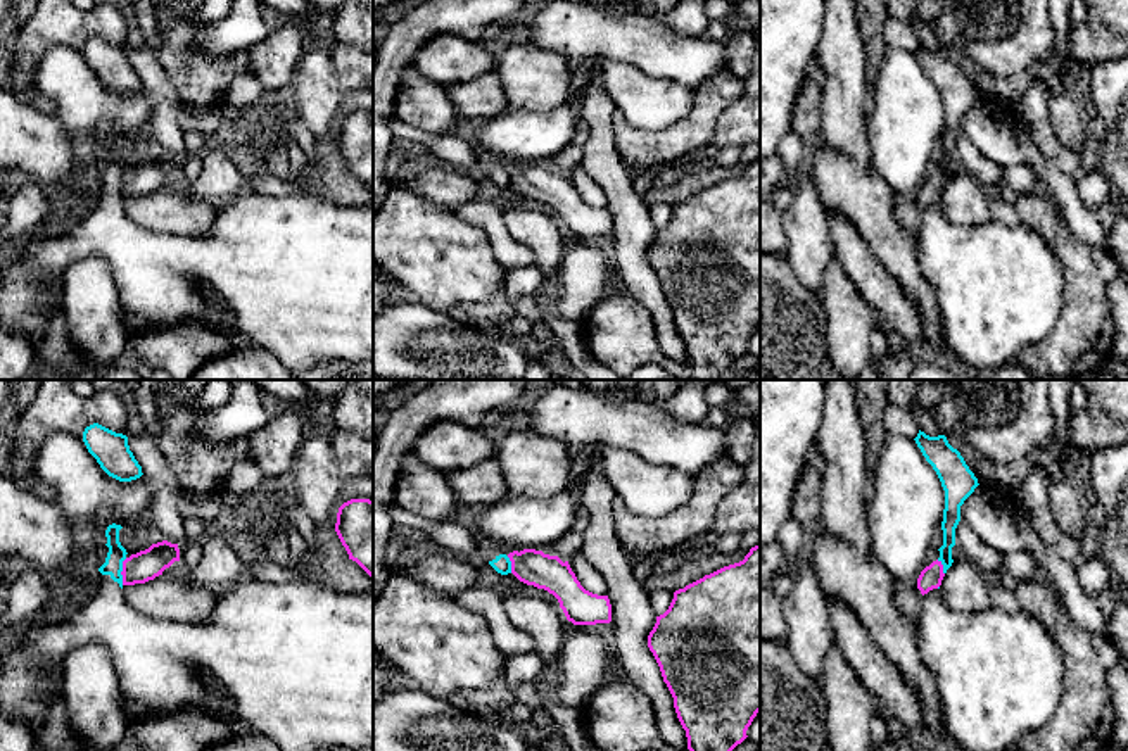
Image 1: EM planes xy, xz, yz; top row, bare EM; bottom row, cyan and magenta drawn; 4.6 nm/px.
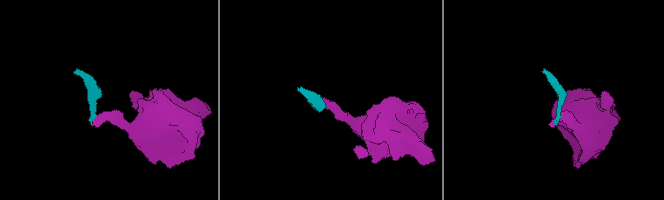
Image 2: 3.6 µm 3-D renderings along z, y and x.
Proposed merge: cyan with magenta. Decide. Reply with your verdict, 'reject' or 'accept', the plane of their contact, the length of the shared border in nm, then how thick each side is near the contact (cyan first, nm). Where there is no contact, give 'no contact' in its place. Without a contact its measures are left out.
reject; contact in xy; length 130 nm; calibres 90 and 140 nm

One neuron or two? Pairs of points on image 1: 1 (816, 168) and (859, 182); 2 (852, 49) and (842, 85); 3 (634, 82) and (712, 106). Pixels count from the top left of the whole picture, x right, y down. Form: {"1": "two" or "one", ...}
{"1": "one", "2": "one", "3": "two"}

